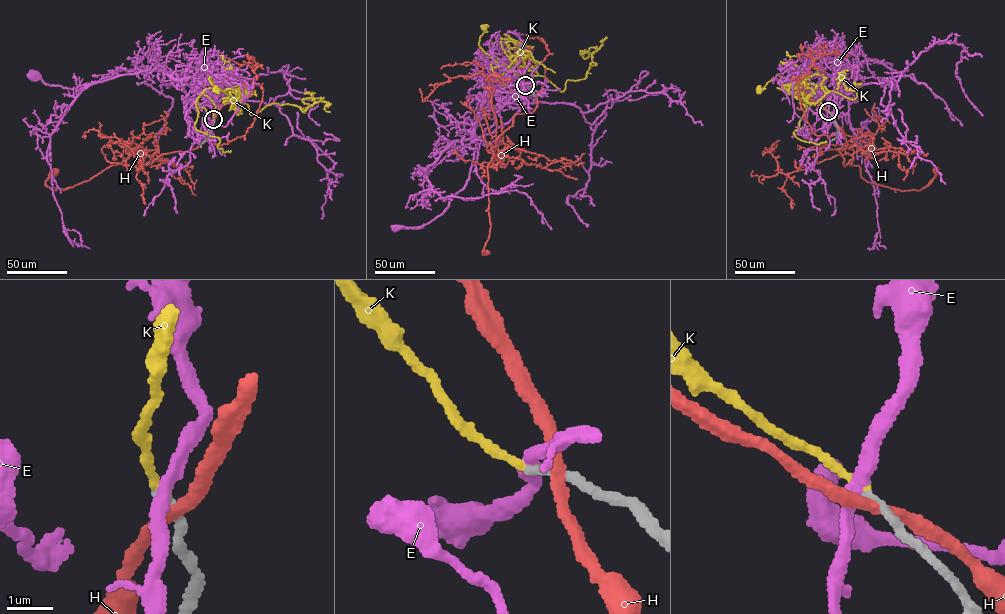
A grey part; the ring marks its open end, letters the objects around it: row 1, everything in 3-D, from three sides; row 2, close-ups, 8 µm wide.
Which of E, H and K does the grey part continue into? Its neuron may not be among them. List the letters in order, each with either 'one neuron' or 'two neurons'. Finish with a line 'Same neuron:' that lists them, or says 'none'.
E: two neurons
H: two neurons
K: one neuron
Same neuron: K

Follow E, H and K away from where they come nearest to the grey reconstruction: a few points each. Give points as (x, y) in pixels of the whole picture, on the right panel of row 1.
E: (828, 111), (831, 95), (820, 82), (821, 73), (838, 74), (874, 59), (892, 64), (896, 90), (883, 82)
H: (828, 111), (847, 143), (838, 149), (843, 165), (852, 159), (868, 182), (919, 190), (935, 169)
K: (828, 111), (800, 92), (797, 82), (785, 77), (777, 75), (760, 90)

